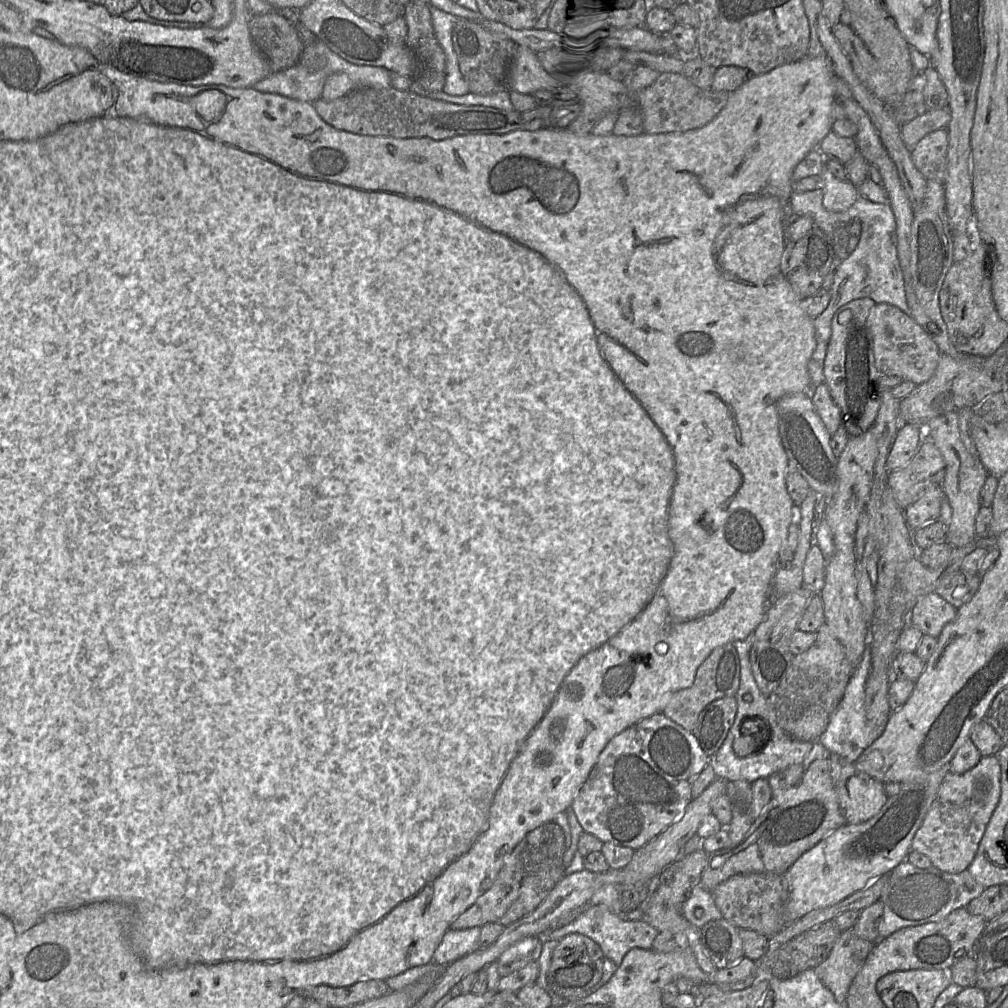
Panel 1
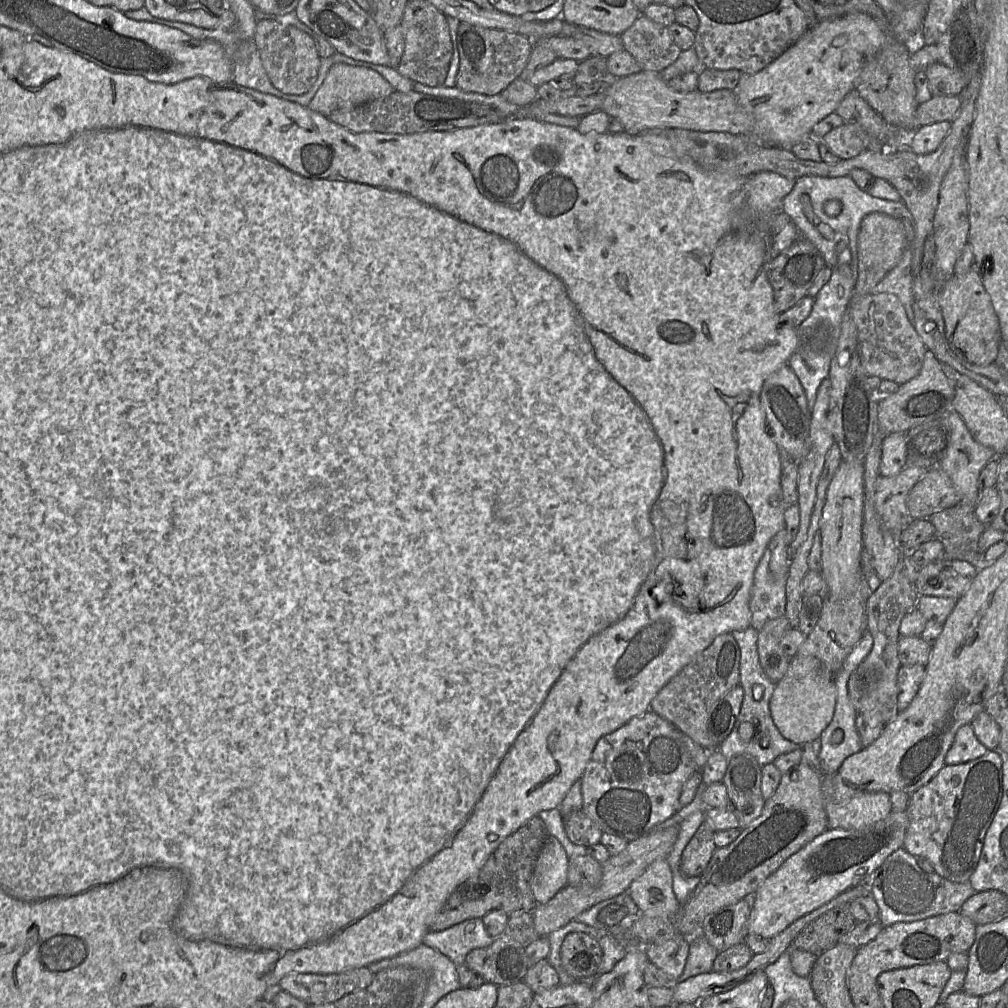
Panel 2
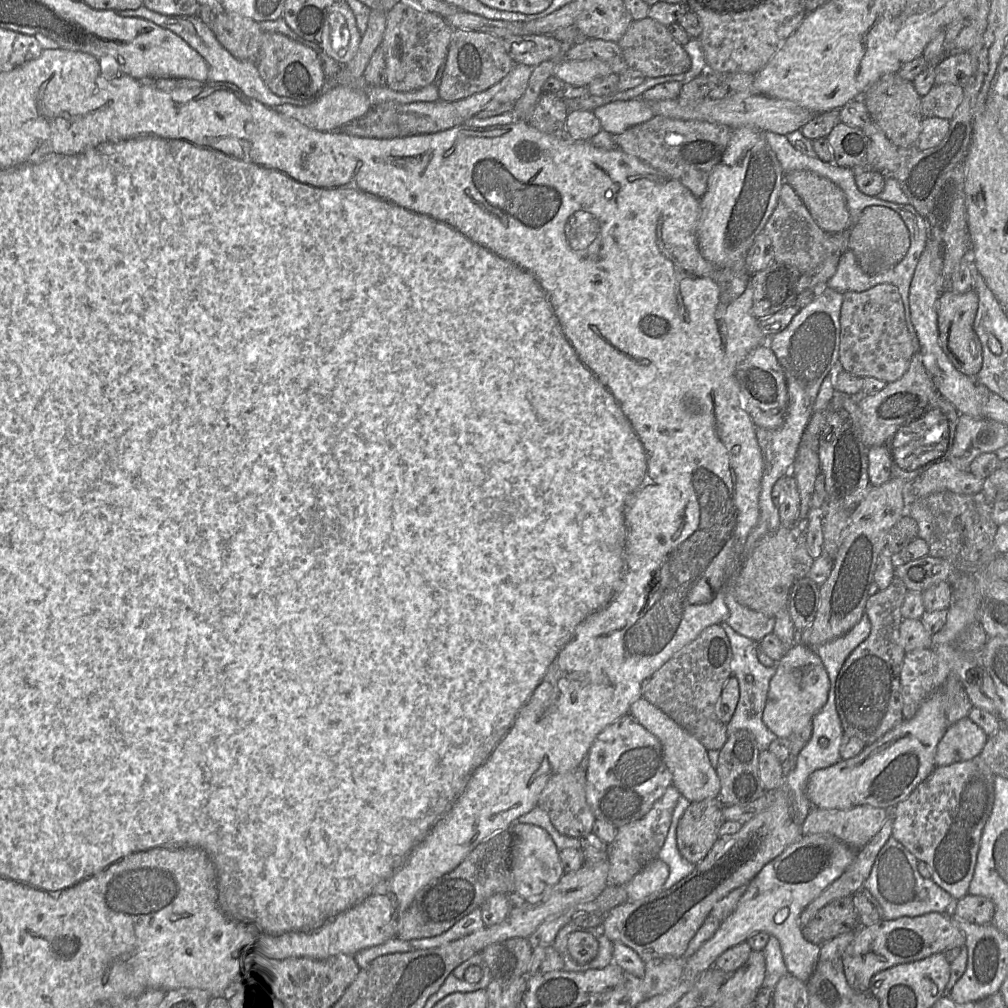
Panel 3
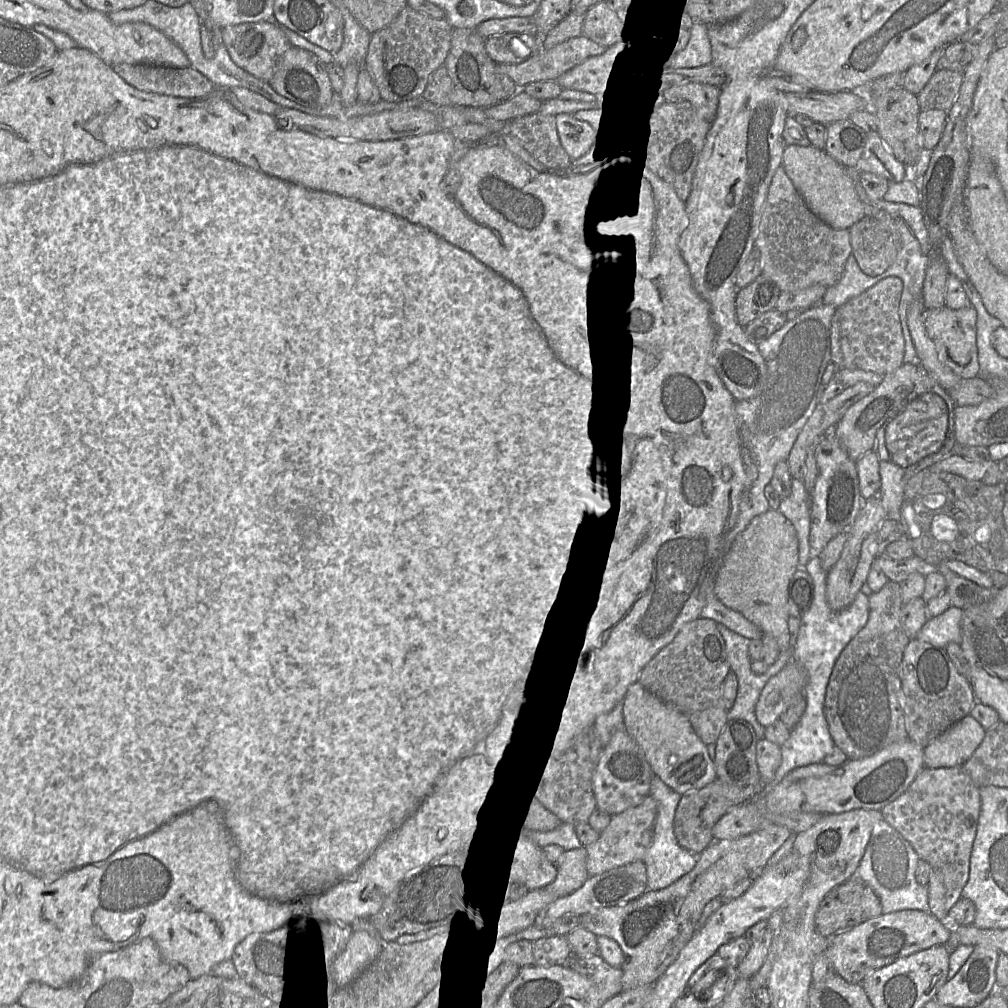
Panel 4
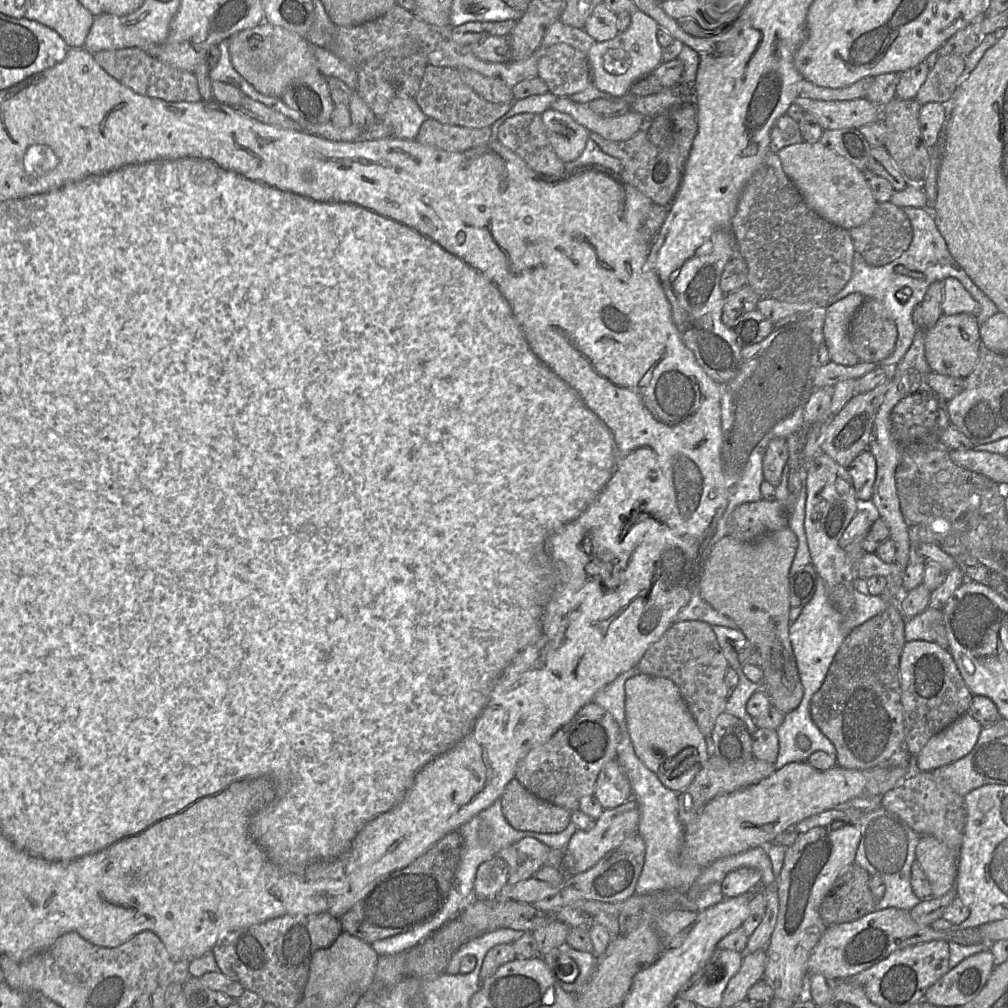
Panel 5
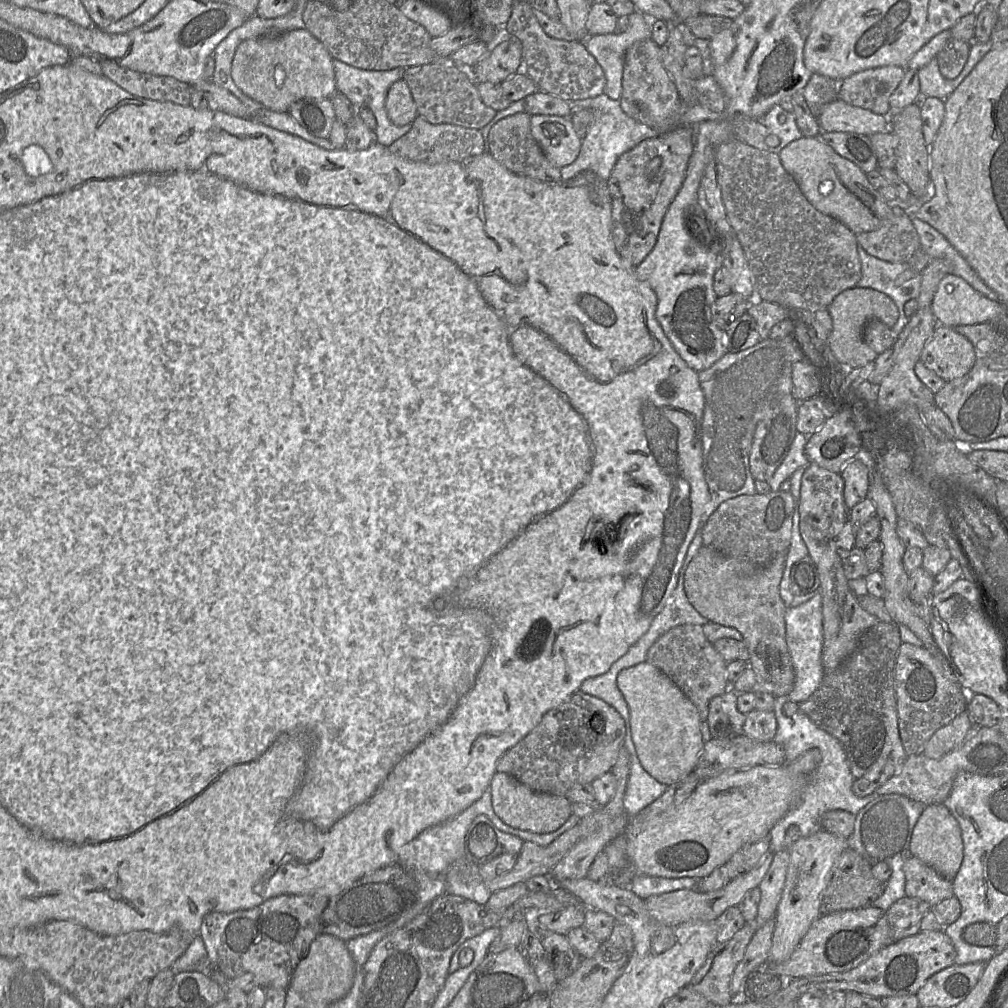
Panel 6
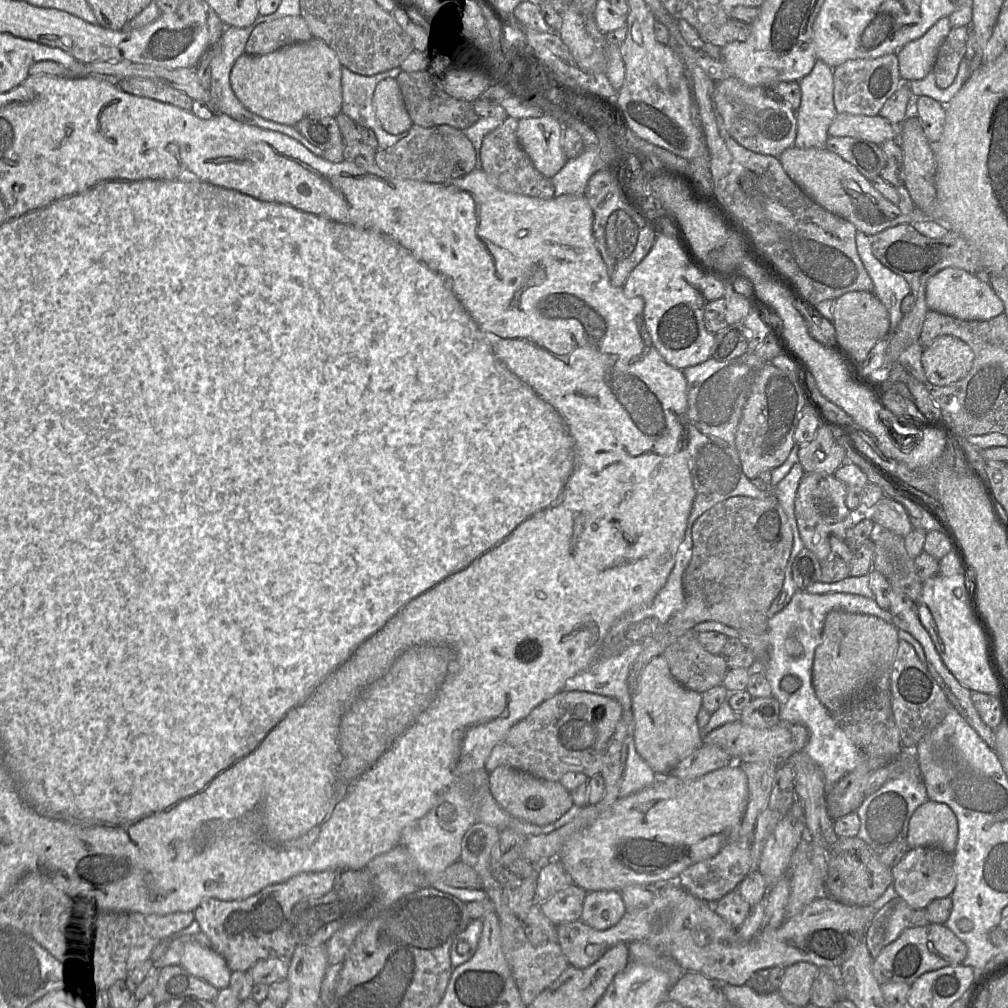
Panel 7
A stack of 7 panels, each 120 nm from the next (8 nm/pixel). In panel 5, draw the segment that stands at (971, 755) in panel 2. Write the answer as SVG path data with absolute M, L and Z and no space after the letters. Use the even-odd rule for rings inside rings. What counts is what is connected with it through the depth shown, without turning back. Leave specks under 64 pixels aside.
M968 712L932 736L914 758L913 771L932 771L971 752L982 726Z

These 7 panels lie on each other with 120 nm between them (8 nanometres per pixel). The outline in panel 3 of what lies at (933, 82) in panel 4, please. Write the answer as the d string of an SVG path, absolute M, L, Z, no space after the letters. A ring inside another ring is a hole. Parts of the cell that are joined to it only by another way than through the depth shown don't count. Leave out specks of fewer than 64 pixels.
M934 84L930 91L921 96L921 111L924 117L939 117L951 120L963 96L963 87L955 84Z

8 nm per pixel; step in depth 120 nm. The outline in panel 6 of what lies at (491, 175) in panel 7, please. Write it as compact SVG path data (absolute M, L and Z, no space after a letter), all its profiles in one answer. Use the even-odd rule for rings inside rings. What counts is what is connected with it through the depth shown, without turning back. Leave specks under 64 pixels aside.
M525 112L516 113L498 121L488 134L488 151L492 157L512 173L542 183L557 183L561 180L560 168L546 158L531 134L531 116Z

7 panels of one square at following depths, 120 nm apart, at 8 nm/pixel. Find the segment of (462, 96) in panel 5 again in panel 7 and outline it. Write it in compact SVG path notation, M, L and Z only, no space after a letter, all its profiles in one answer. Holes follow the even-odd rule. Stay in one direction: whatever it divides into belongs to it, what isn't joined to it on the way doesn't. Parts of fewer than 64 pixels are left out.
M429 69L414 72L401 70L397 76L397 82L413 124L423 127L448 125L459 130L465 130L479 120L480 117L475 112L472 102L457 99L443 89L442 77L446 74Z

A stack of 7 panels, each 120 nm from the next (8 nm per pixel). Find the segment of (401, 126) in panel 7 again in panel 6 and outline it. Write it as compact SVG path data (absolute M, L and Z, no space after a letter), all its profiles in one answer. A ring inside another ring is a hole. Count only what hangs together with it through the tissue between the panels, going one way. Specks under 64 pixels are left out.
M402 79L390 86L385 100L385 109L388 118L396 126L412 124L419 116L411 90Z

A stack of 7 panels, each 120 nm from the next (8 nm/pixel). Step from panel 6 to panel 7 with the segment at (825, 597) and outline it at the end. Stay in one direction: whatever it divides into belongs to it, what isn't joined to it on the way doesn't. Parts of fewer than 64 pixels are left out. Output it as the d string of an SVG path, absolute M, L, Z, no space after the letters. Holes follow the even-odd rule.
M805 473L802 477L794 502L794 513L800 538L806 548L811 550L820 561L830 553L830 537L844 541L857 515L846 506L847 490L845 485L833 474ZM832 610L826 617L822 637L815 649L812 667L812 685L819 701L830 711L840 710L858 692L869 689L889 690L893 660L899 643L897 627L881 618Z

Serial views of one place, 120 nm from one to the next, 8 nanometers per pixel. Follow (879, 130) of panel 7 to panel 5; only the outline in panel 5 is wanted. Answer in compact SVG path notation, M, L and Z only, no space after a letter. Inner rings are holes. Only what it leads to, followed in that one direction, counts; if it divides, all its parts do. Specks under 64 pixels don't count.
M797 97L794 103L814 116L823 130L858 129L881 118L881 109L866 98L822 101Z

